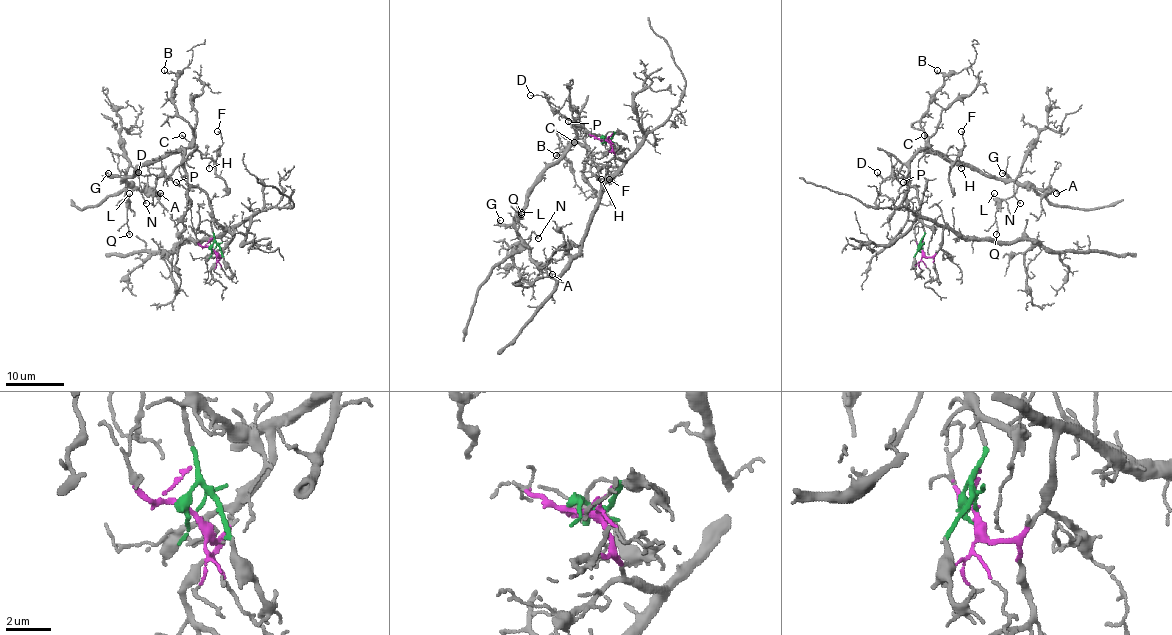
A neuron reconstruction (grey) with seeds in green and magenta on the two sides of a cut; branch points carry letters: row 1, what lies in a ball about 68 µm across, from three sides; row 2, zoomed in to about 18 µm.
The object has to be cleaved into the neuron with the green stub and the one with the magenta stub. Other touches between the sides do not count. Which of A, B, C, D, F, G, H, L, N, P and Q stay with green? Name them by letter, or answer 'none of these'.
A, B, C, D, F, G, H, L, N, P, Q

